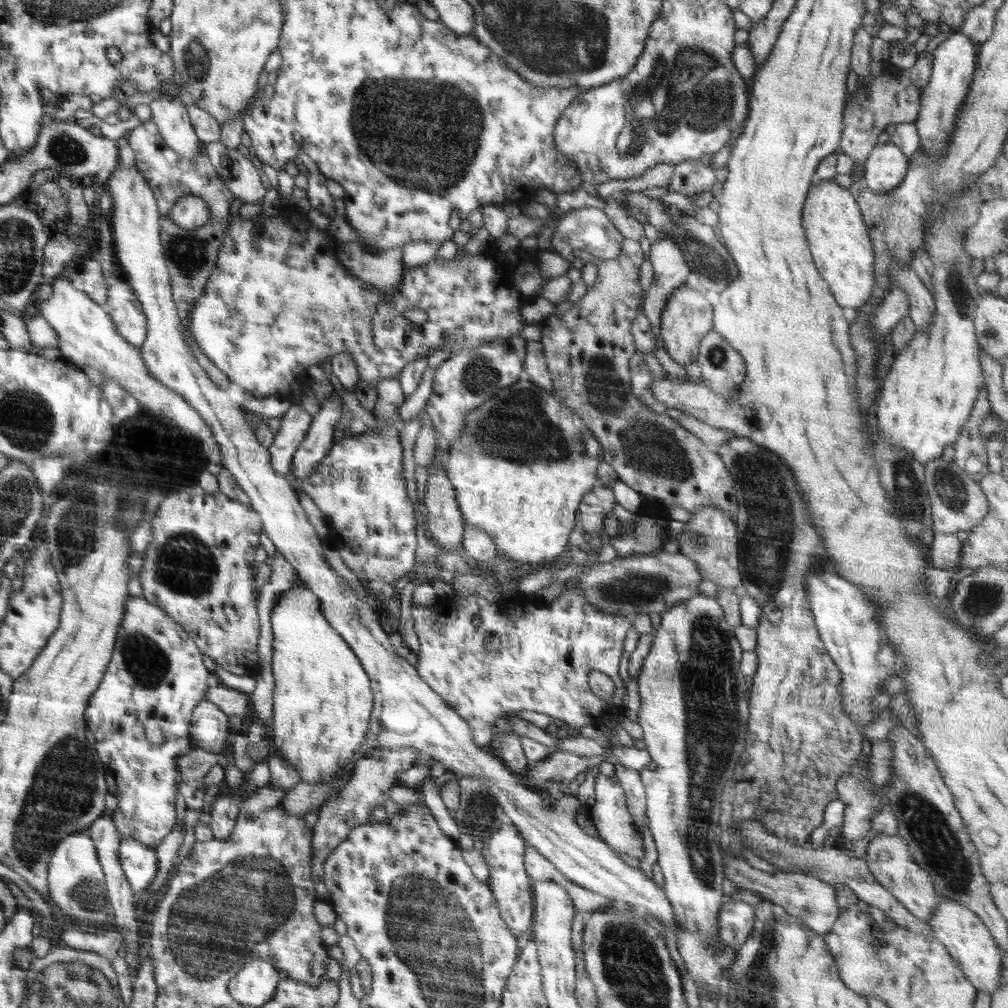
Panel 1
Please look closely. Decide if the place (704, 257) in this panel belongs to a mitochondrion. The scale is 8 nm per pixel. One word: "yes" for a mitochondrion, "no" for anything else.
yes

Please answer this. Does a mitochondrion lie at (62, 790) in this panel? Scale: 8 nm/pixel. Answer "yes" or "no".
yes

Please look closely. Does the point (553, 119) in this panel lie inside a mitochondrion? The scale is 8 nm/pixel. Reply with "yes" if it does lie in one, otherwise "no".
no

